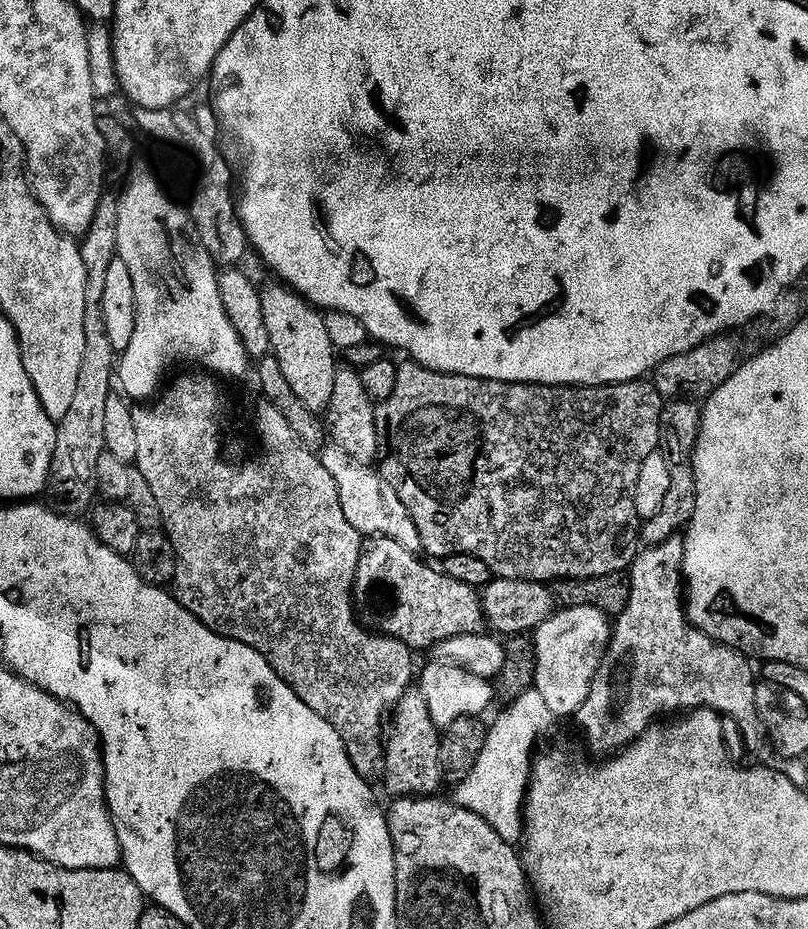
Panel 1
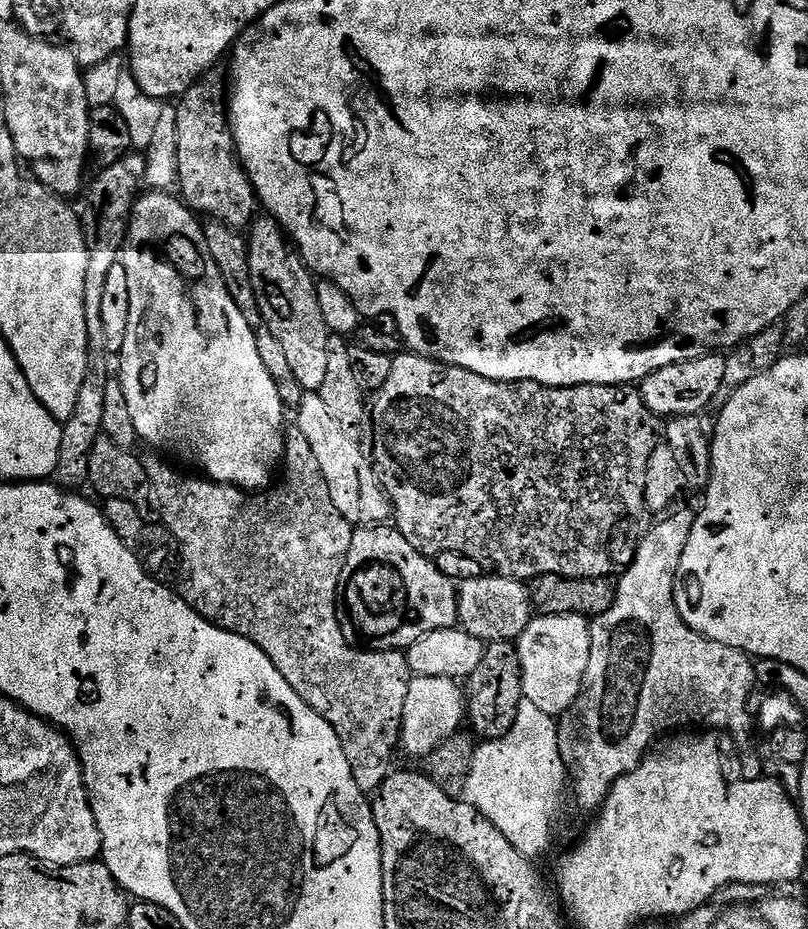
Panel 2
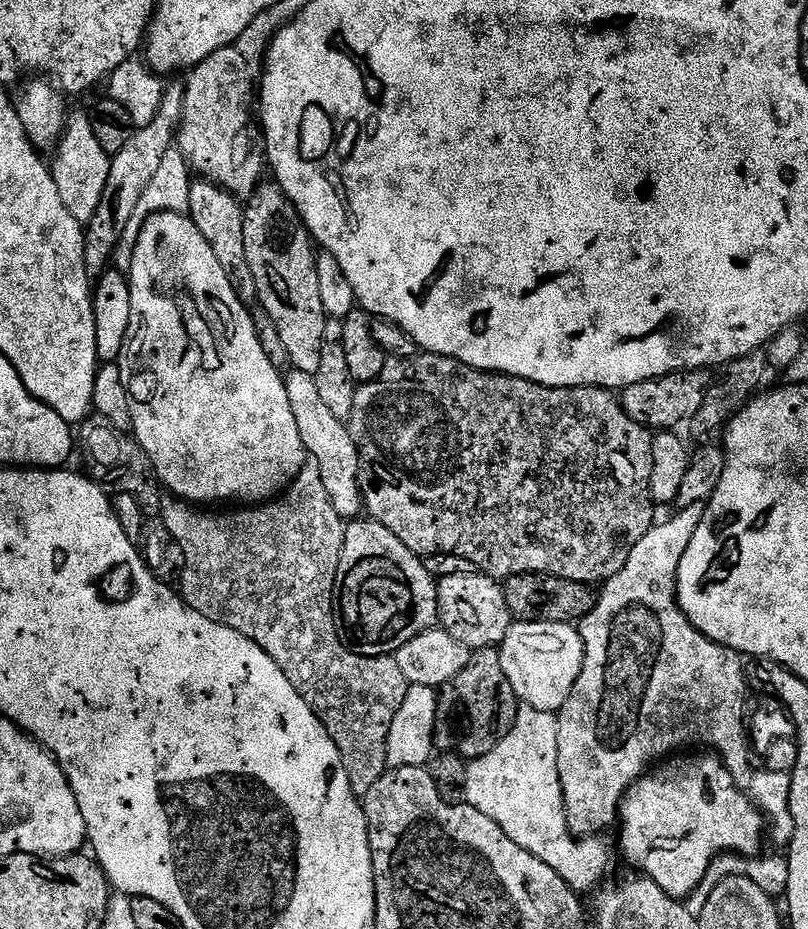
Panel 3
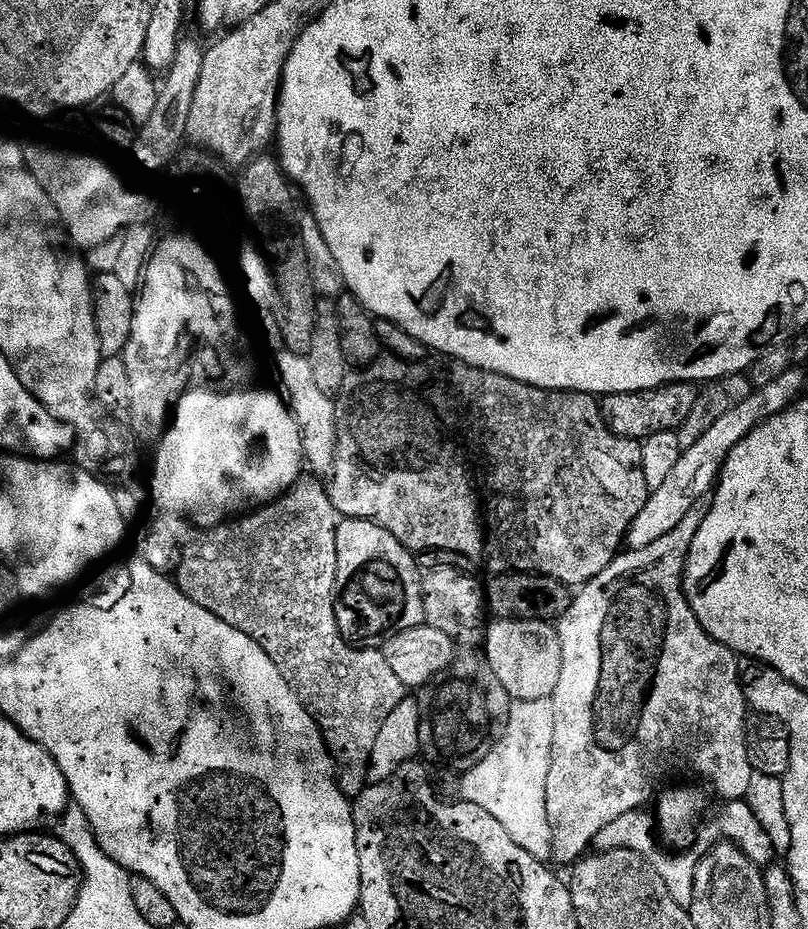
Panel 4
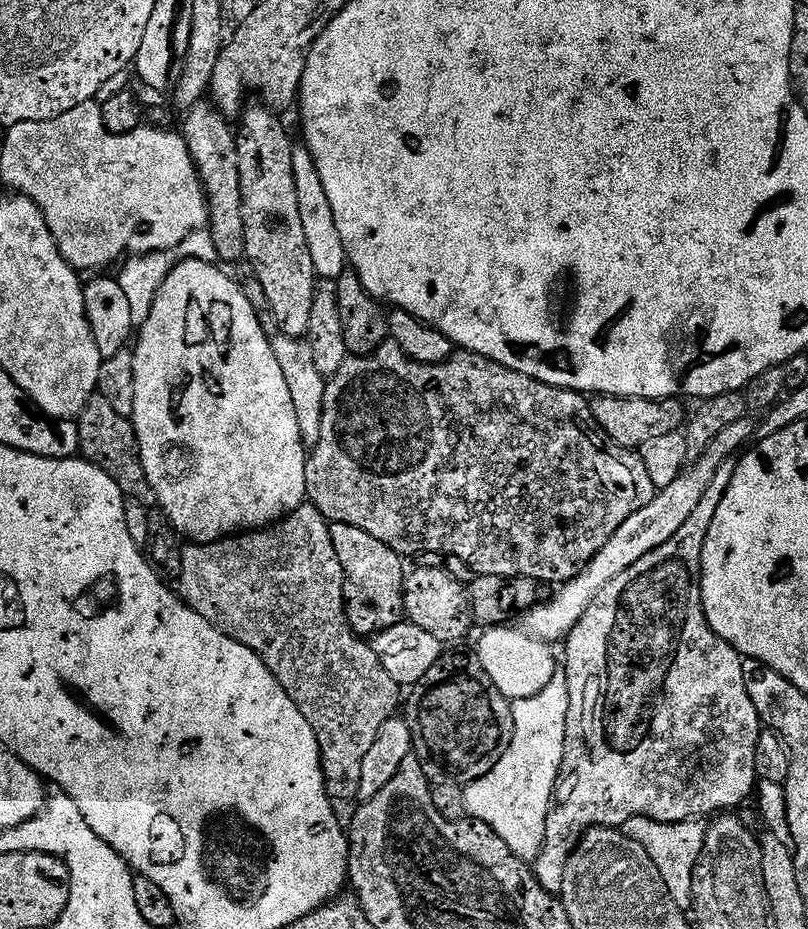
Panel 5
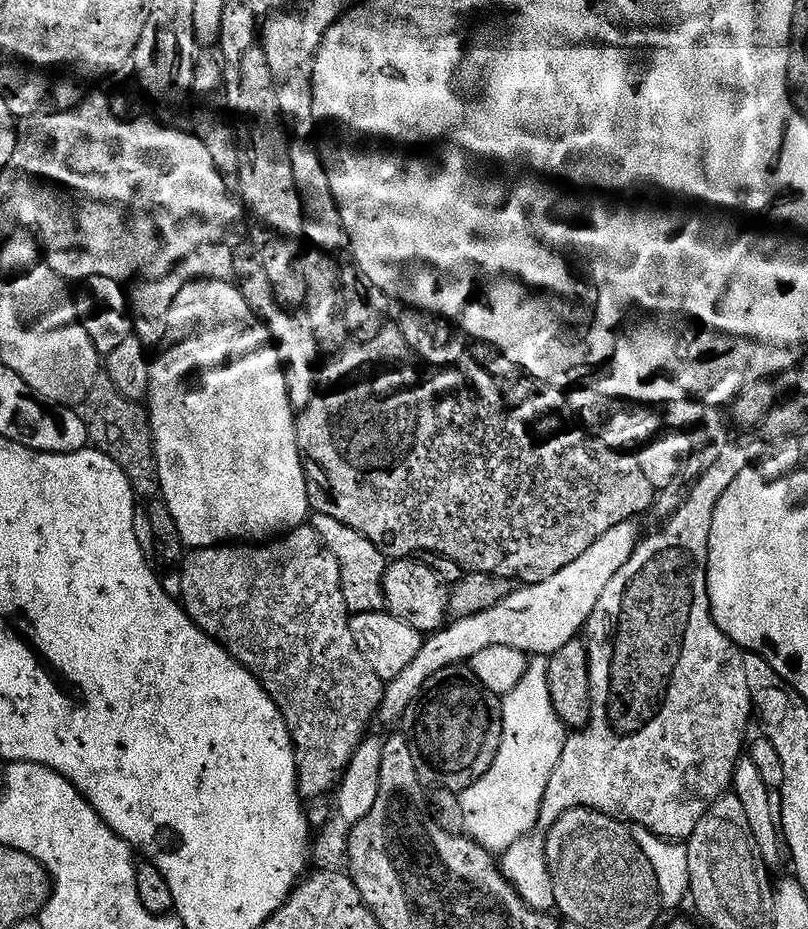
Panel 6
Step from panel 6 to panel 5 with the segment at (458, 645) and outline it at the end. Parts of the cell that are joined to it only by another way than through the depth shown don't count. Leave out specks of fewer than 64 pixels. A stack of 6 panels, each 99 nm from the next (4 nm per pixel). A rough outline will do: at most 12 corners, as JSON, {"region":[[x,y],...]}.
{"region":[[730,422],[573,580],[523,613],[563,641],[611,580],[670,542],[758,424]]}

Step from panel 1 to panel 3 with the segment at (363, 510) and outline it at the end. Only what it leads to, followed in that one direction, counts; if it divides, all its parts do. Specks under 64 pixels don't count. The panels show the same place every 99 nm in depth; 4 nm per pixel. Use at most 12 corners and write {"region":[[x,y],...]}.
{"region":[[285,377],[305,451],[345,520],[364,510],[357,446],[315,377]]}

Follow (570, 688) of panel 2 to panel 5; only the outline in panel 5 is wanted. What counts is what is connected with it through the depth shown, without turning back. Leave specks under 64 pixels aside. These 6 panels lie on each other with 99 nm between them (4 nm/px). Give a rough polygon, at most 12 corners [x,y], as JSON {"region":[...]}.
{"region":[[523,627],[483,629],[474,651],[507,700],[558,670],[549,641]]}

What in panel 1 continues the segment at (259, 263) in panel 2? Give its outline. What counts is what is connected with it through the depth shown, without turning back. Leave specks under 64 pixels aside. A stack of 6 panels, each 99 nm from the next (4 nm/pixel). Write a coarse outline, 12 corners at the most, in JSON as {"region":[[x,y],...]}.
{"region":[[287,284],[260,294],[271,355],[302,406],[327,413],[338,350]]}

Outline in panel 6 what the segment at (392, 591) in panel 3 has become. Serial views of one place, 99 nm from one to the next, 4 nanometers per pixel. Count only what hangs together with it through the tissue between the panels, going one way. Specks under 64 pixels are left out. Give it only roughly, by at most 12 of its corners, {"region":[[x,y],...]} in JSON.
{"region":[[323,510],[310,526],[336,556],[349,613],[384,608],[389,561]]}

